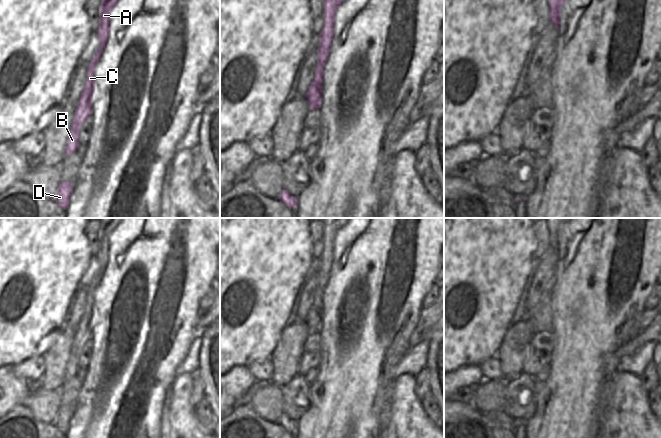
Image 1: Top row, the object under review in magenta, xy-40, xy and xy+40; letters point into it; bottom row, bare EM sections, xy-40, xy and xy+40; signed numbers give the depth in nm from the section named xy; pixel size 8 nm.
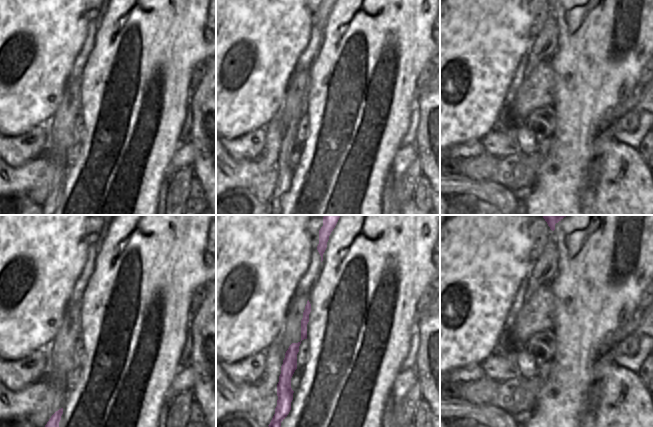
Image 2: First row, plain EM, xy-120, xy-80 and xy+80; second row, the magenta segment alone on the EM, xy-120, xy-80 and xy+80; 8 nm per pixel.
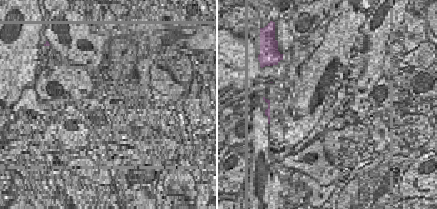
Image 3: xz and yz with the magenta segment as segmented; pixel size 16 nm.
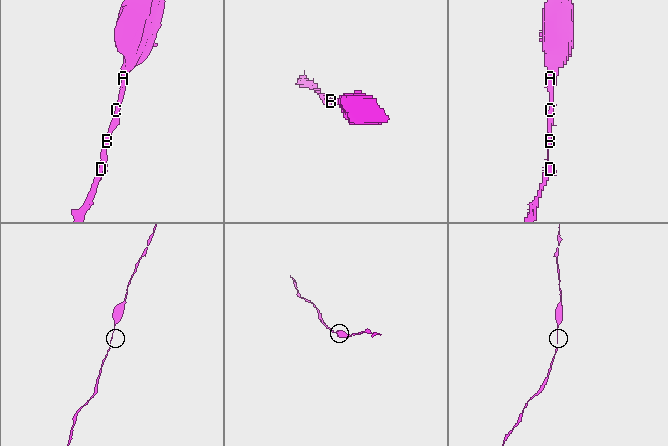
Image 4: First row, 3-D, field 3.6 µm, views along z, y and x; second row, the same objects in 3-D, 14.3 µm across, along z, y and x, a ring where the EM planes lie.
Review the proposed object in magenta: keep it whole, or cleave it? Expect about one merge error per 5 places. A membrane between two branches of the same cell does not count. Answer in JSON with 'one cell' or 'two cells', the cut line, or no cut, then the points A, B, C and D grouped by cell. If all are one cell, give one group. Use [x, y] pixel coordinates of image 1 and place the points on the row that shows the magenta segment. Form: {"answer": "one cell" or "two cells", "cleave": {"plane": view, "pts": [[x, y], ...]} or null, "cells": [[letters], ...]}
{"answer": "one cell", "cleave": null, "cells": [["A", "B", "C", "D"]]}

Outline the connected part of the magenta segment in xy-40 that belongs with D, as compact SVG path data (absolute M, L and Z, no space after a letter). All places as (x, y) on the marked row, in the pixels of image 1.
M60 182L53 200L59 205L60 208L66 210L69 205L69 197L72 191L73 186L70 182Z

